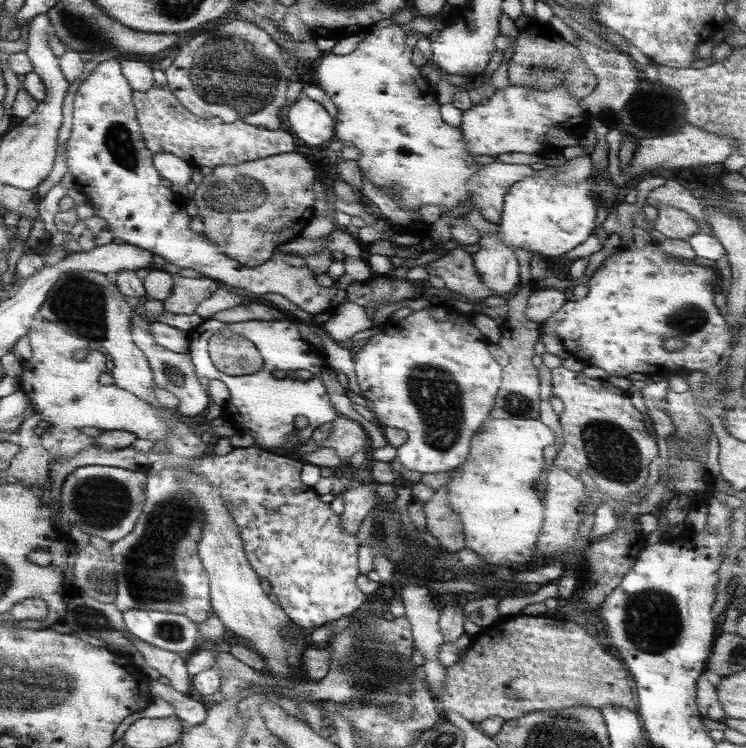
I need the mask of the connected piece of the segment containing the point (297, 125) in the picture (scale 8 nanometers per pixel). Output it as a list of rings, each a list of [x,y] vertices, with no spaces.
[[[303,92],[286,114],[290,132],[310,147],[320,147],[328,142],[336,143],[335,120],[319,103]]]

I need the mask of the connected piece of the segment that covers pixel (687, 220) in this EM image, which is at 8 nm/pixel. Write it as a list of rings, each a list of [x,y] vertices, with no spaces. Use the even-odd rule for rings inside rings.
[[[665,204],[659,206],[657,210],[658,218],[654,223],[654,230],[666,238],[686,241],[699,232],[699,224],[687,212]]]

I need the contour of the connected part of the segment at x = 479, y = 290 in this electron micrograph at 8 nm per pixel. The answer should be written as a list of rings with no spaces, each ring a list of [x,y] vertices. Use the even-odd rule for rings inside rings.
[[[461,247],[450,250],[450,253],[437,261],[426,263],[425,268],[431,276],[440,276],[448,290],[460,294],[462,298],[468,298],[471,302],[493,295],[491,288],[482,284],[472,254]]]

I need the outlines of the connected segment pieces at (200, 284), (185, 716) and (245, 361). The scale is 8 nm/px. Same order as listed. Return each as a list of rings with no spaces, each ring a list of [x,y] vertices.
[[[206,276],[200,278],[173,277],[173,289],[168,298],[163,300],[163,306],[172,314],[194,314],[198,304],[217,291],[220,283]]]
[[[152,675],[150,692],[153,697],[169,702],[173,708],[174,719],[180,720],[187,728],[204,722],[207,708],[200,697],[184,695],[169,684],[160,681],[155,675]]]
[[[215,329],[208,339],[208,353],[213,369],[227,376],[253,374],[263,366],[254,343],[242,336],[225,338]]]

